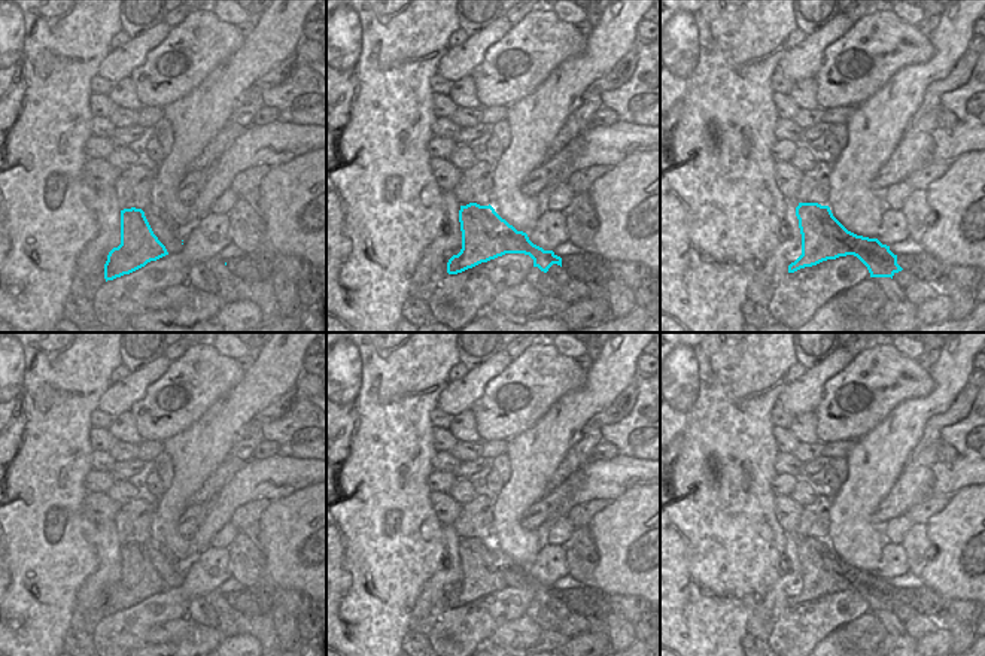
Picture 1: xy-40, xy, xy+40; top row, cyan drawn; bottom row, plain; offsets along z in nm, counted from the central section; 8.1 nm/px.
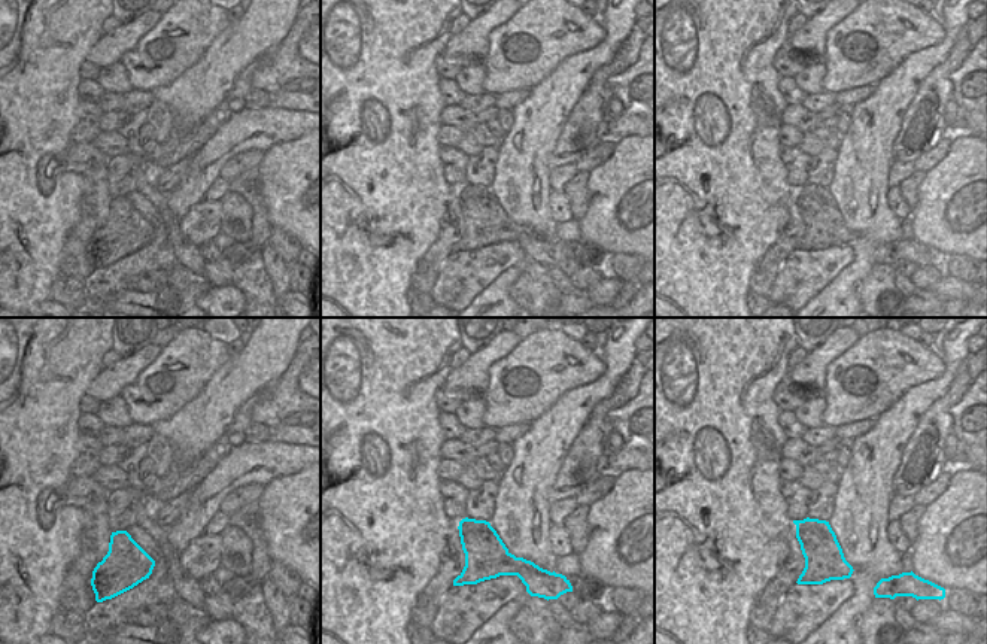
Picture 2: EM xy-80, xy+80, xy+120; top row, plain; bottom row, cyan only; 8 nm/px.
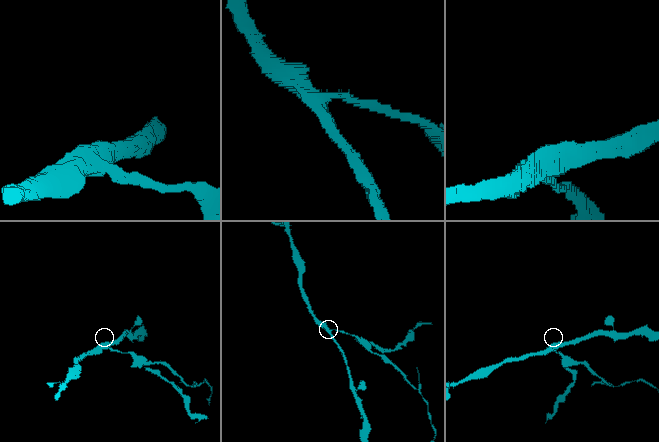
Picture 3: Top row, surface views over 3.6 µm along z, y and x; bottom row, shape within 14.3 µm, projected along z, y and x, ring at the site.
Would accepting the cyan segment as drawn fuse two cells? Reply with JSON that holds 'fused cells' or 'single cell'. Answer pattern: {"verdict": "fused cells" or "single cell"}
{"verdict": "fused cells"}

